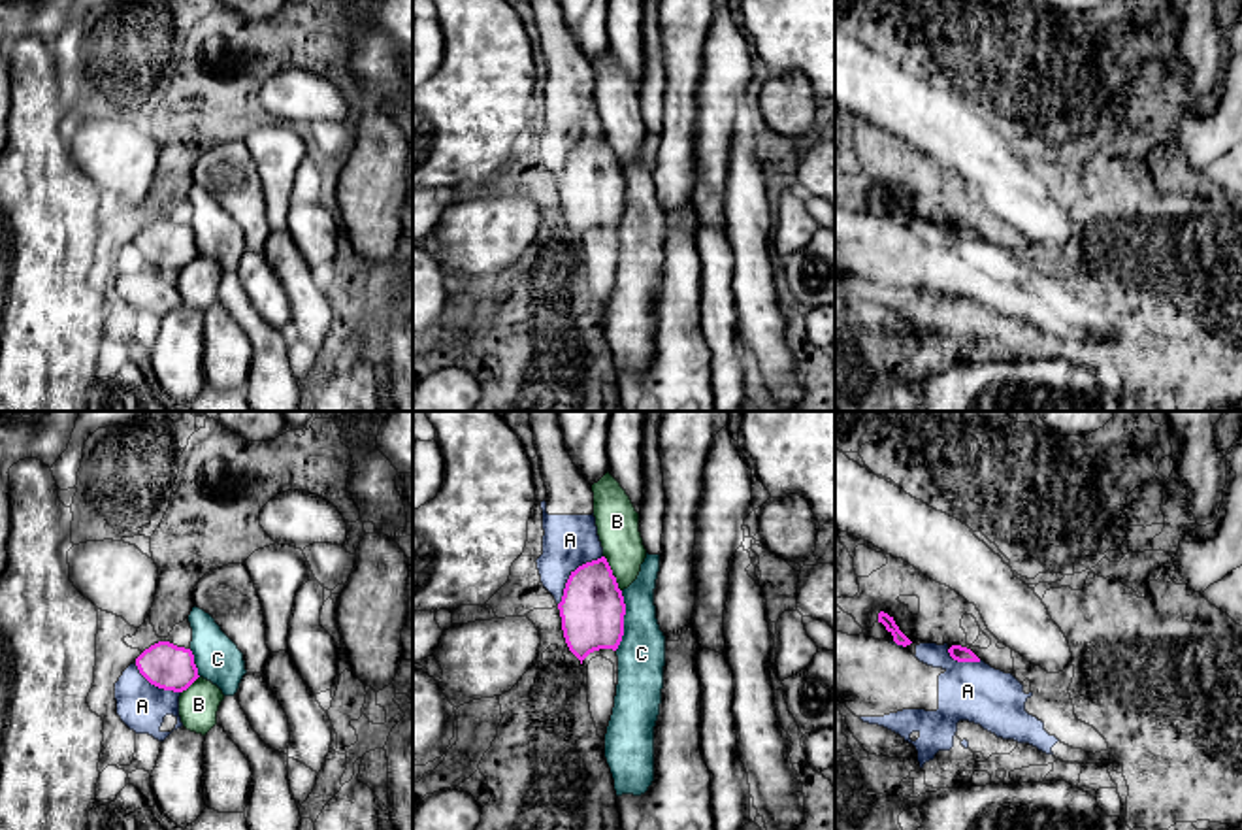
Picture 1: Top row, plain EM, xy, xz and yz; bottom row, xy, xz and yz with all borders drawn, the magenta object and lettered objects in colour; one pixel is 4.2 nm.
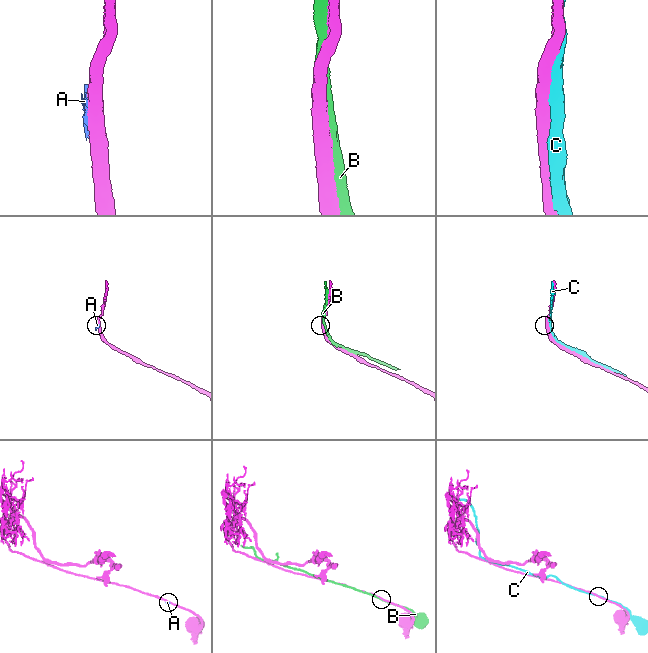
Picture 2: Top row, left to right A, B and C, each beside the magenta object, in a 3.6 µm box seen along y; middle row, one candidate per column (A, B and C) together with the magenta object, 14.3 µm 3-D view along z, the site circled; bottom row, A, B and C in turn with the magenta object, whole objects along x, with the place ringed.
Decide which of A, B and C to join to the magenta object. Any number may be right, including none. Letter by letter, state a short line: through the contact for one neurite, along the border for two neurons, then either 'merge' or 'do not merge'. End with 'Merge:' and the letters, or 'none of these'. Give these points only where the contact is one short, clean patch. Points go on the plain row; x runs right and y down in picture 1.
A: do not merge
B: do not merge
C: do not merge
Merge: none of these

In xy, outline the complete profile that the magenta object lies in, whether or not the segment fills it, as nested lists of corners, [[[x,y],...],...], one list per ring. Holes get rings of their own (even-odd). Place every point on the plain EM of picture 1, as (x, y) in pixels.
[[[170,219],[145,226],[136,243],[151,262],[173,270],[187,268],[200,255],[192,228]]]

